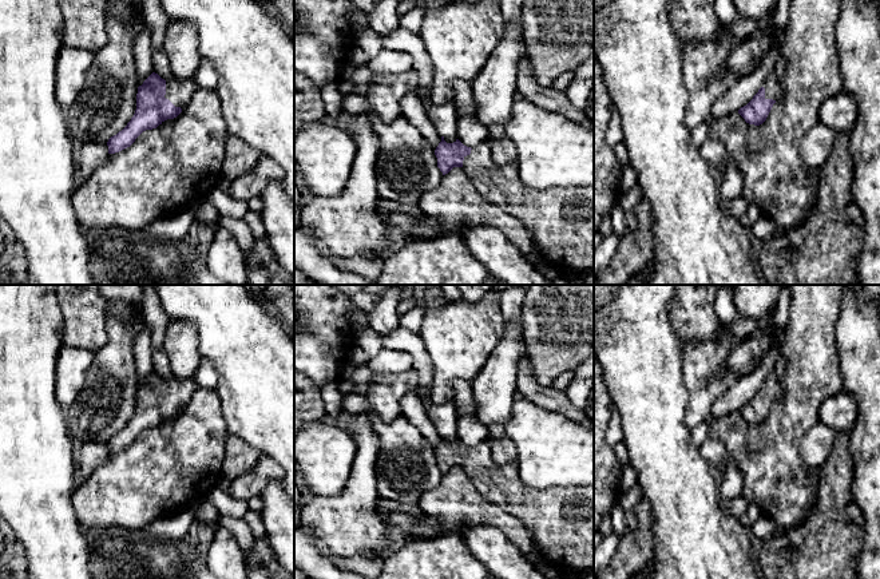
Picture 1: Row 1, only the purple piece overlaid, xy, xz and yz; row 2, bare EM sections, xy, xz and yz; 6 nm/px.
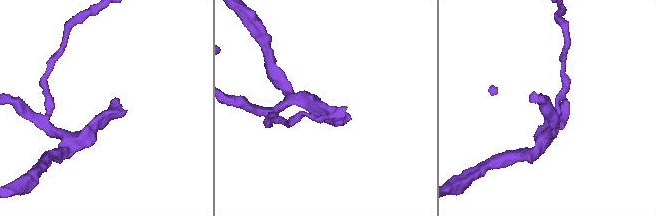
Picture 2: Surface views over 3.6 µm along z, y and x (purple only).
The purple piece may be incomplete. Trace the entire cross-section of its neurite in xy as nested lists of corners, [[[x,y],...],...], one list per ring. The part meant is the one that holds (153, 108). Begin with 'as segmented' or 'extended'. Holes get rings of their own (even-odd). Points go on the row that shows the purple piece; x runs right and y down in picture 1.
extended; [[[152,72],[138,87],[134,116],[122,131],[108,139],[108,154],[130,147],[143,131],[177,118],[198,90],[193,78],[182,80],[173,75],[166,82]]]

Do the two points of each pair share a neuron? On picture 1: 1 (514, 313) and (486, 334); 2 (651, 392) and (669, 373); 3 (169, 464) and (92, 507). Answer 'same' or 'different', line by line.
1: different
2: same
3: same

